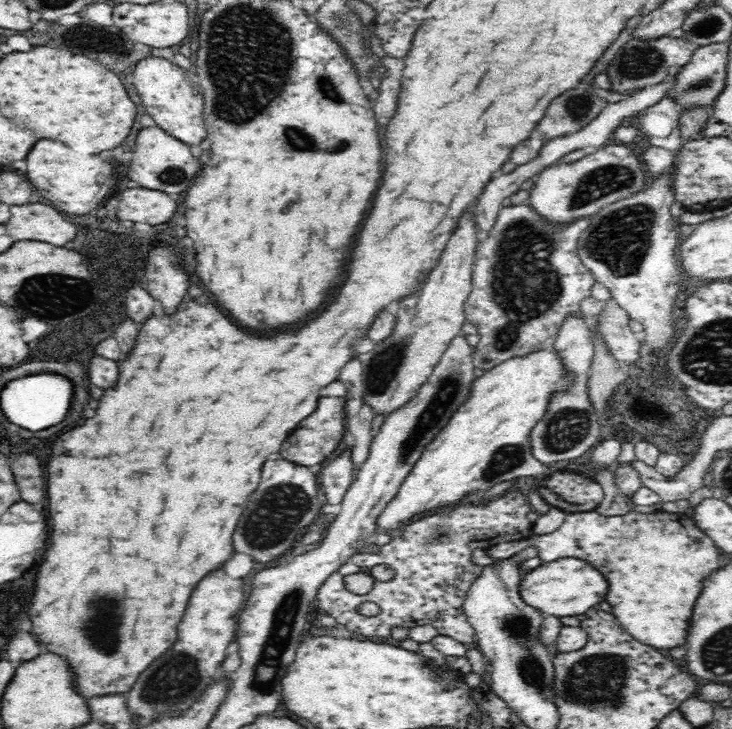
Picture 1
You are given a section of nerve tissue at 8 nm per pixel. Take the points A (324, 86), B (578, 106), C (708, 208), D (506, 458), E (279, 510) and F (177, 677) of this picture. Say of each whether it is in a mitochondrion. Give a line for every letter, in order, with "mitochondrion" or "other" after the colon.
A: mitochondrion
B: mitochondrion
C: other
D: mitochondrion
E: mitochondrion
F: mitochondrion

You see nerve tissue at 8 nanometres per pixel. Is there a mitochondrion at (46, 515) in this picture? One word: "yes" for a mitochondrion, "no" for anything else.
no

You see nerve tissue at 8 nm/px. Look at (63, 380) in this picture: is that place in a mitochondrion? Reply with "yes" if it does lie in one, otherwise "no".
no

